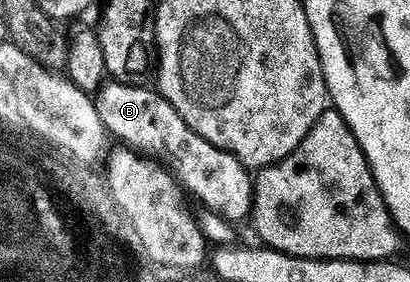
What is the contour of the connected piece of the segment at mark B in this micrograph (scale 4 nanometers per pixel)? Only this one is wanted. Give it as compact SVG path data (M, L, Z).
M111 81L111 84L97 95L97 106L101 121L107 127L108 136L120 139L131 147L139 147L143 155L164 163L166 169L179 181L184 192L196 195L209 210L231 223L239 223L242 219L250 220L255 205L256 184L253 182L253 175L248 168L244 167L235 156L228 151L222 151L205 141L196 133L191 126L183 119L178 109L172 105L166 97L155 91L146 91L146 86L132 85L127 81Z

